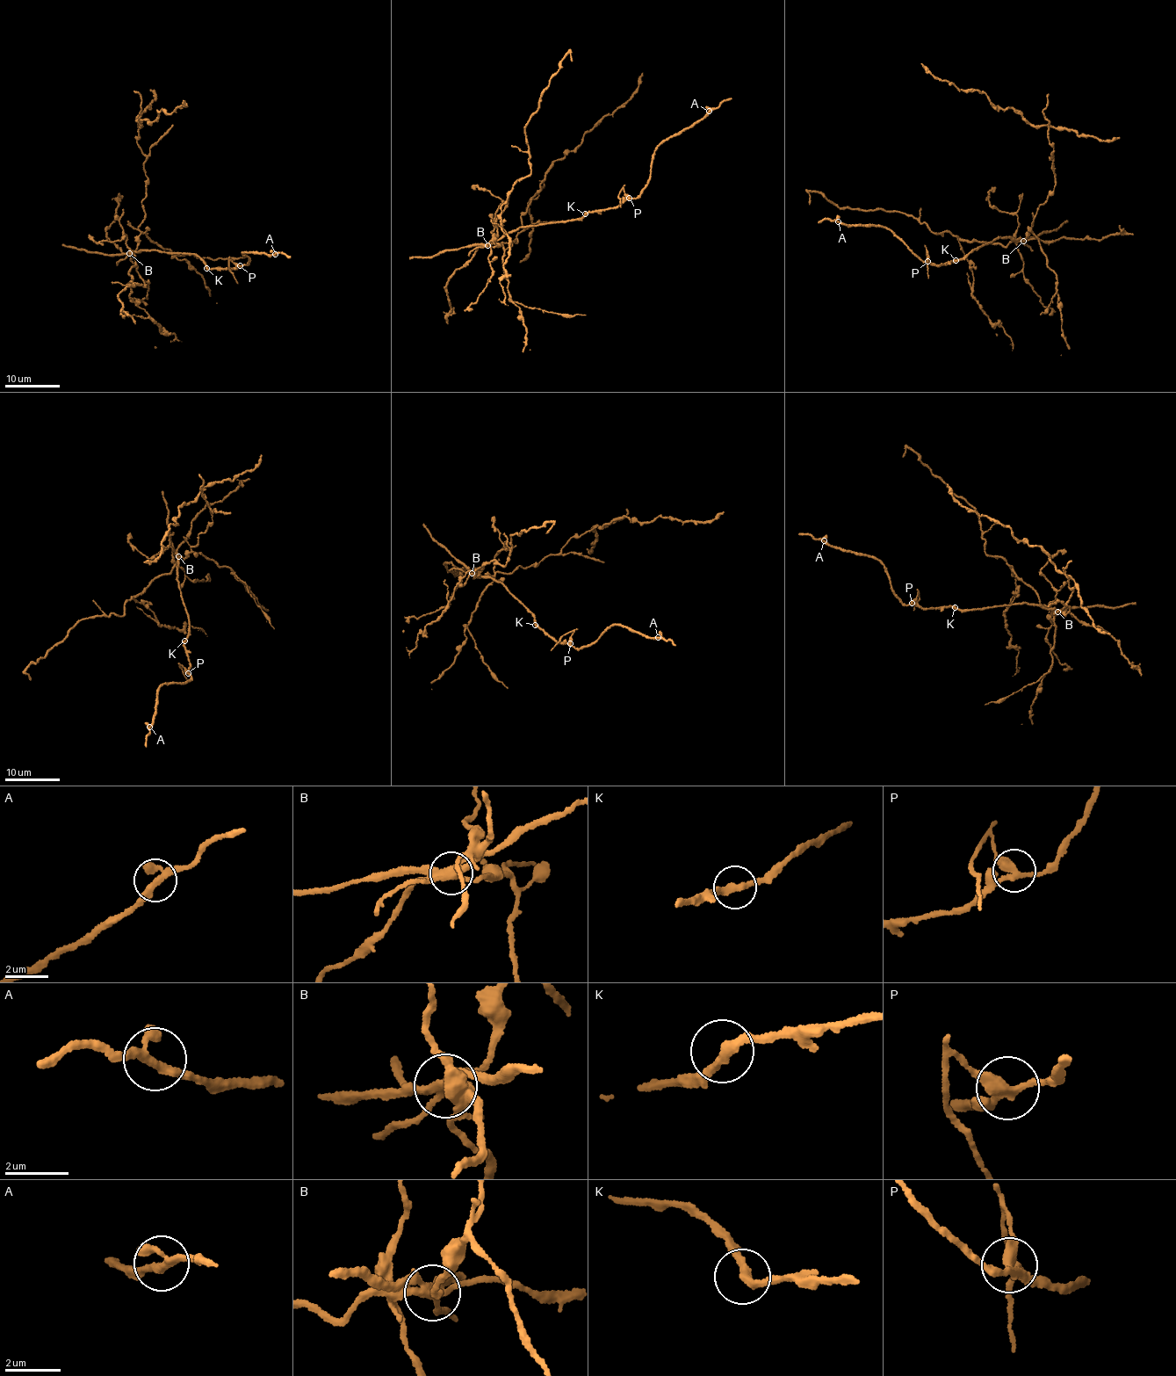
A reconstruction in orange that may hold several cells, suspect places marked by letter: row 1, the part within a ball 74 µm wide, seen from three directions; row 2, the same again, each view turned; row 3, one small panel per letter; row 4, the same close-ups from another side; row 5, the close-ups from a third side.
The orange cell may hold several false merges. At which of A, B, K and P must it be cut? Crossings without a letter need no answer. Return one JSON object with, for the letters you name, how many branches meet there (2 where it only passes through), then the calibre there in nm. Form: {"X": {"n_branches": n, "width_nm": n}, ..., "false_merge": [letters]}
{"B": {"n_branches": 4, "width_nm": 280}, "P": {"n_branches": 3, "width_nm": 300}, "false_merge": ["B", "P"]}

